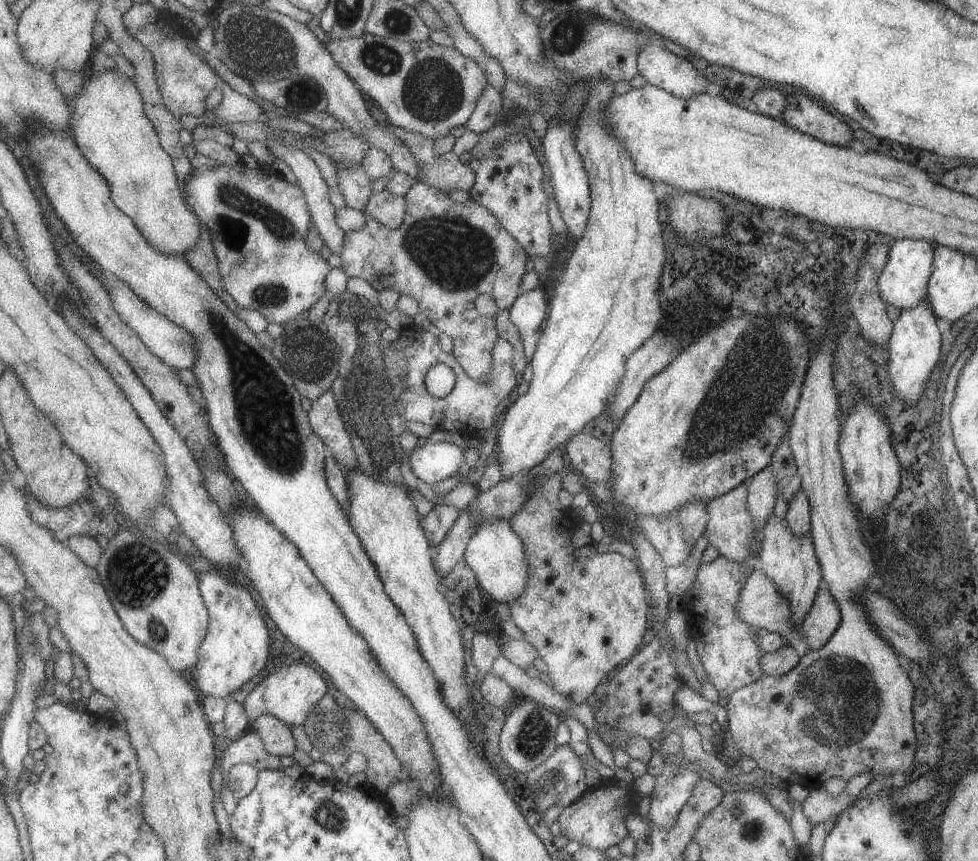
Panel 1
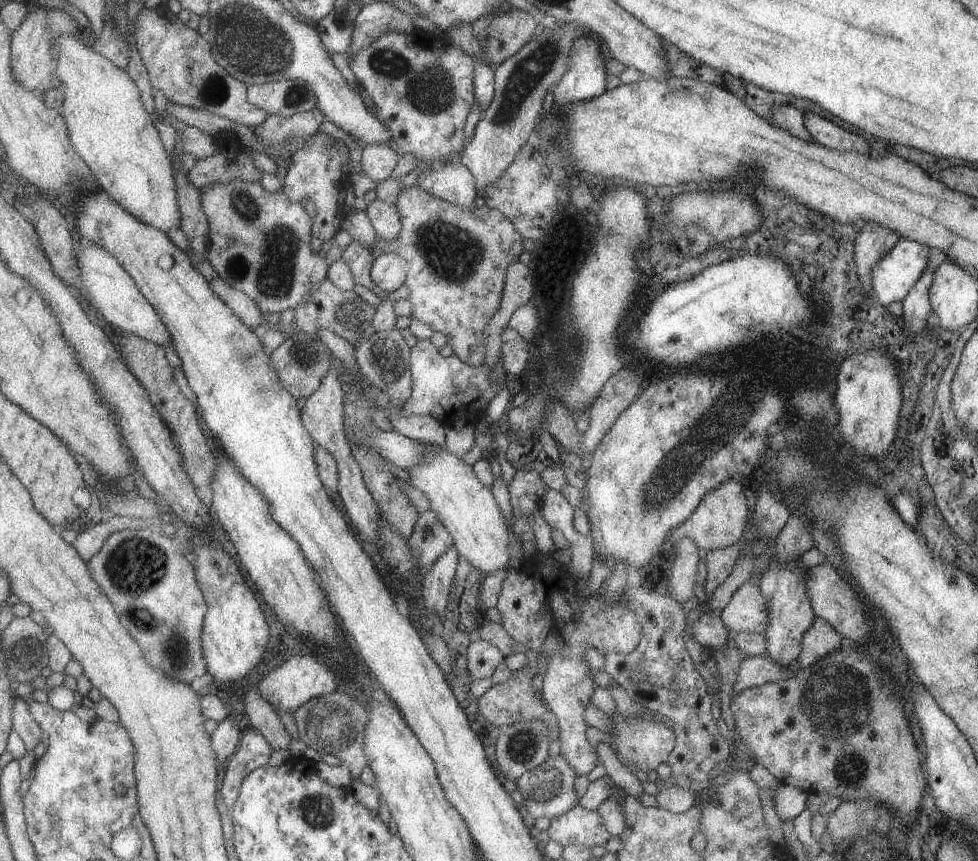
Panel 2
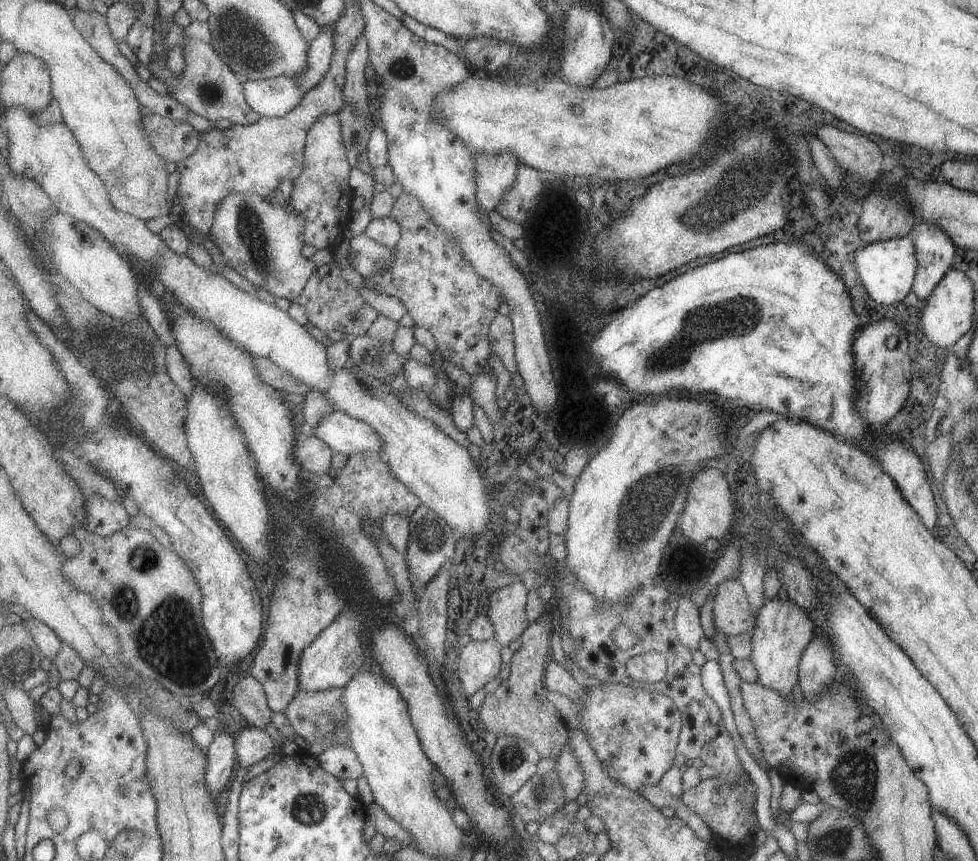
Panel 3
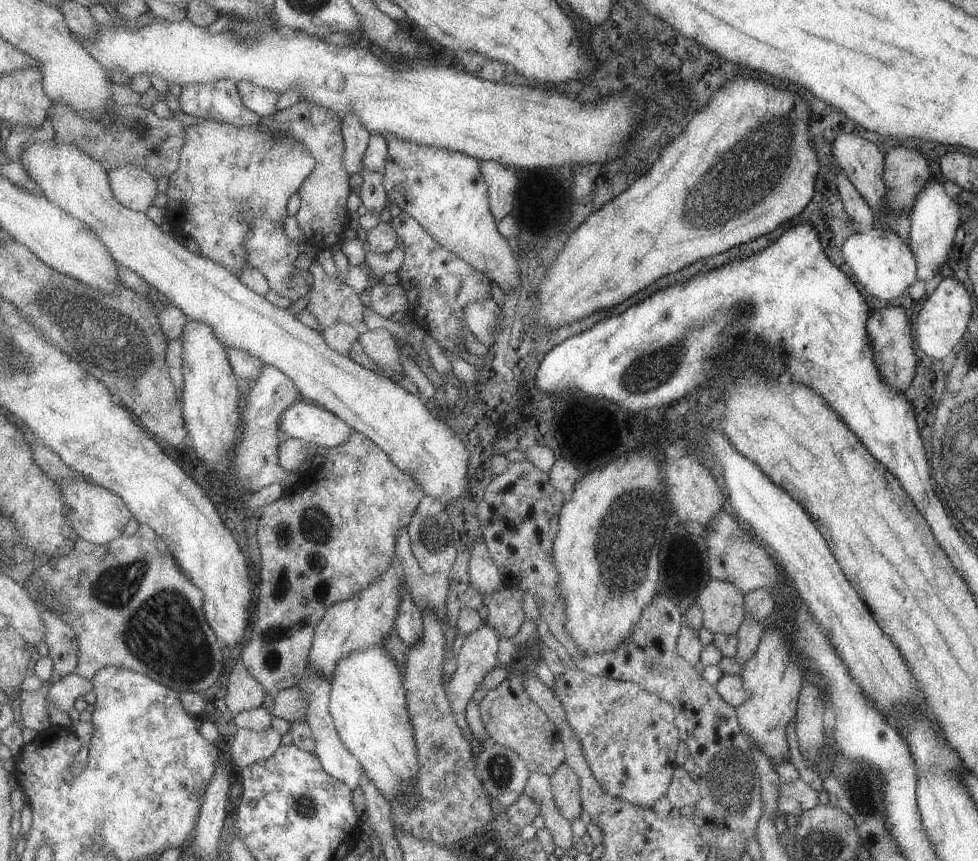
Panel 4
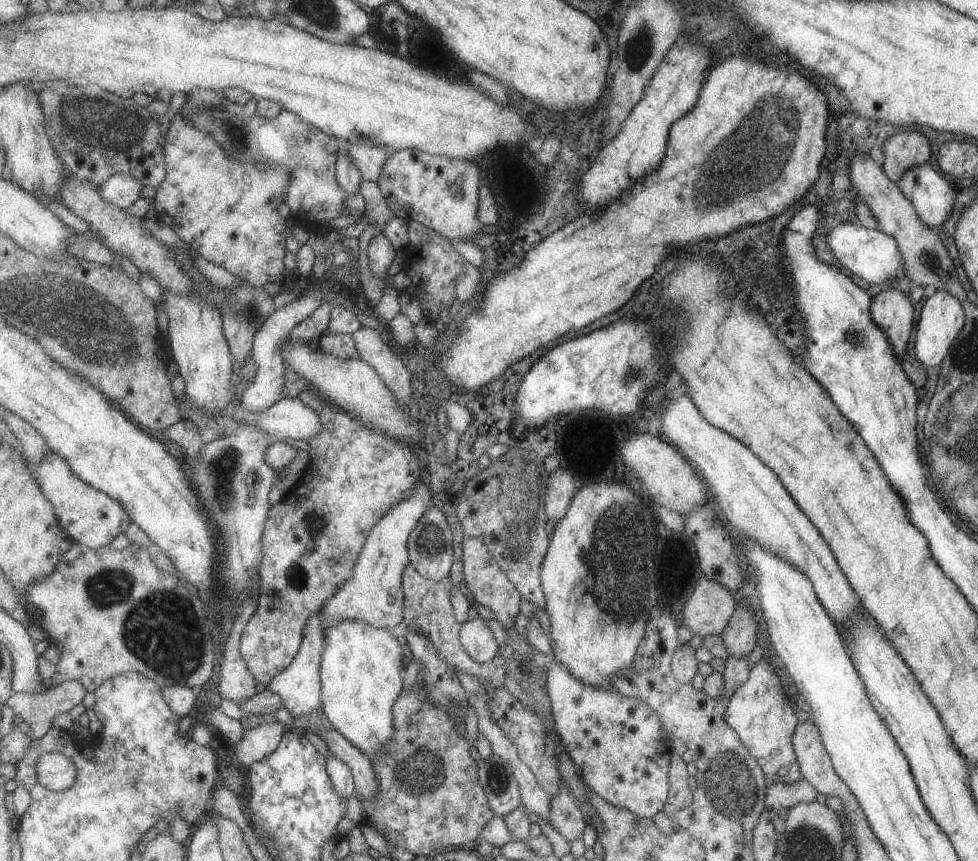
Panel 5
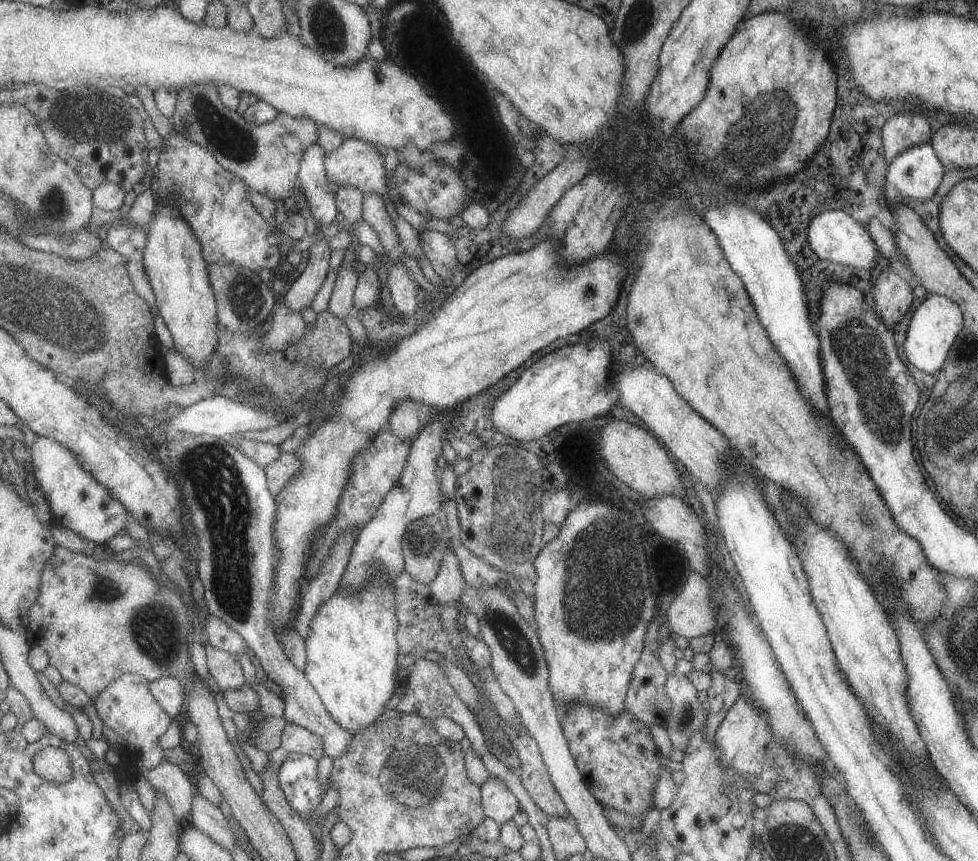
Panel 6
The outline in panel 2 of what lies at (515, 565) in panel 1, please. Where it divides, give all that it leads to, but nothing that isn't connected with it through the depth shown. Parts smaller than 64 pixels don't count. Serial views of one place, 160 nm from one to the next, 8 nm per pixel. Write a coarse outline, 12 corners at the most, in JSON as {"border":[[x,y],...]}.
{"border":[[430,444],[410,484],[483,576],[509,568],[509,529],[460,456]]}

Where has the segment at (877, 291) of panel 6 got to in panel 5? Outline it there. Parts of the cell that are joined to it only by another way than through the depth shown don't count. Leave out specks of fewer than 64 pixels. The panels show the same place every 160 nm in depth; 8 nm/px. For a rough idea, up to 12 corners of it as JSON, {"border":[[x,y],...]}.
{"border":[[897,289],[871,299],[870,317],[902,357],[913,326],[913,305]]}

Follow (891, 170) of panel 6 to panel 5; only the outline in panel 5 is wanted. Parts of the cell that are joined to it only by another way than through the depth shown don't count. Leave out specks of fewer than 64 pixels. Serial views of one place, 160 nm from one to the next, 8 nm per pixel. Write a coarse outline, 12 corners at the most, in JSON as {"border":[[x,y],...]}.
{"border":[[929,162],[895,184],[937,234],[955,208],[956,186]]}

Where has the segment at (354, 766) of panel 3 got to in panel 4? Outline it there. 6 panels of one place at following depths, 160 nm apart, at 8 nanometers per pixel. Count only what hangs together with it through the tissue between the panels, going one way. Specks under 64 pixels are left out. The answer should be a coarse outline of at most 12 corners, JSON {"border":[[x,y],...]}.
{"border":[[308,670],[305,722],[329,776],[353,791],[363,769],[341,742],[328,709],[329,679]]}

